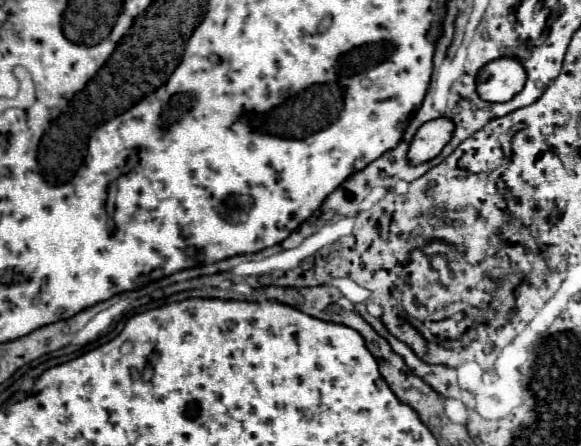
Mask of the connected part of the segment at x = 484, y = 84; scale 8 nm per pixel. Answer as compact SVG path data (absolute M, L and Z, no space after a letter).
M498 58L488 62L476 78L478 94L486 102L512 100L526 82L526 70L516 58Z

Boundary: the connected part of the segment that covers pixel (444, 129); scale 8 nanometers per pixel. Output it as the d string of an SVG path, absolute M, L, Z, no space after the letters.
M436 118L418 128L412 146L408 150L410 162L426 162L442 152L442 148L450 142L454 130L454 122L448 118Z

